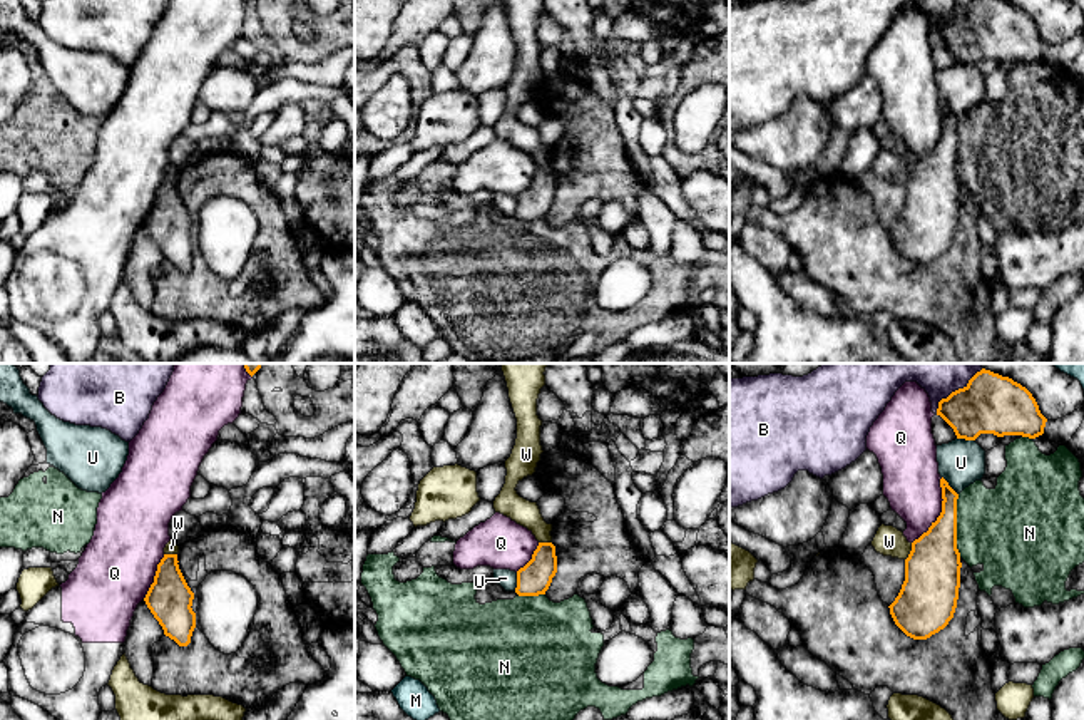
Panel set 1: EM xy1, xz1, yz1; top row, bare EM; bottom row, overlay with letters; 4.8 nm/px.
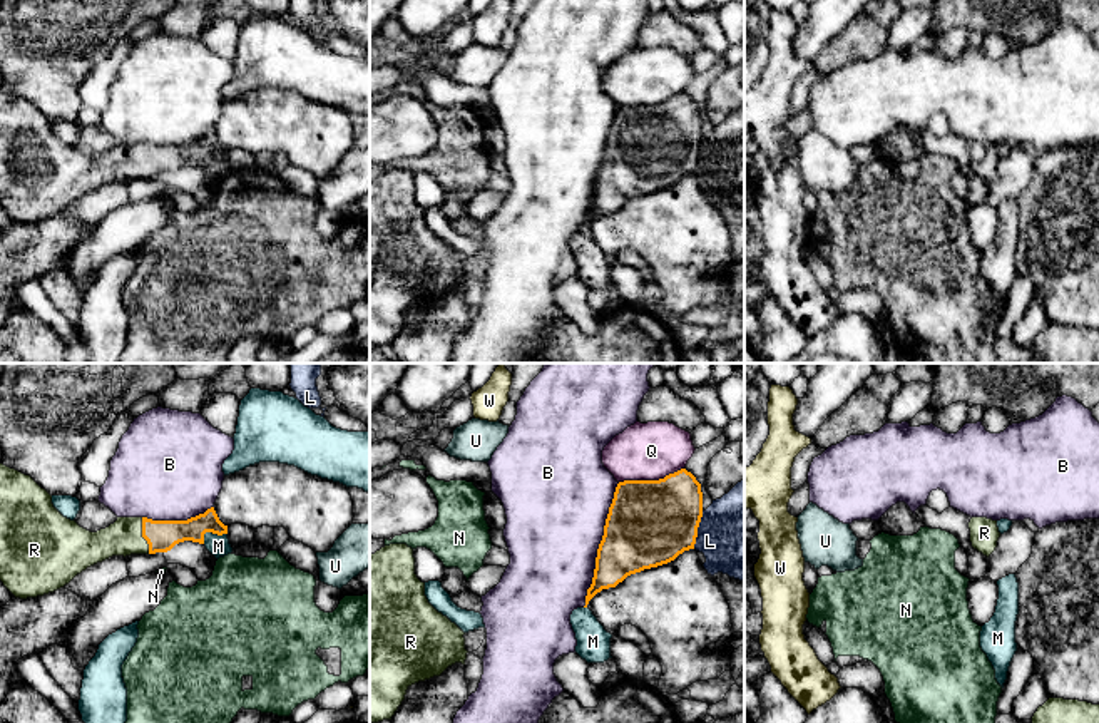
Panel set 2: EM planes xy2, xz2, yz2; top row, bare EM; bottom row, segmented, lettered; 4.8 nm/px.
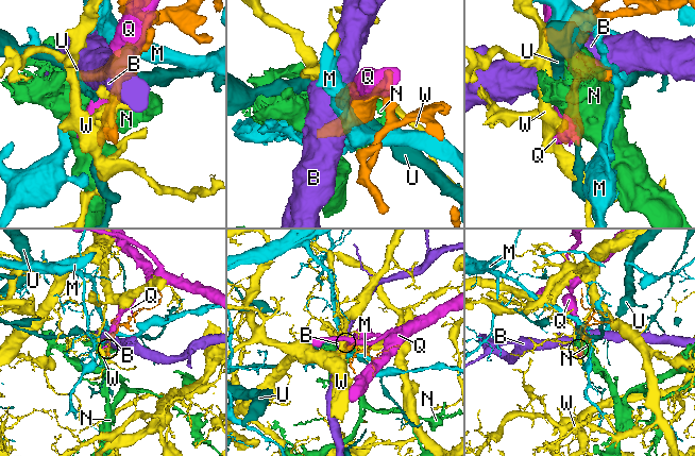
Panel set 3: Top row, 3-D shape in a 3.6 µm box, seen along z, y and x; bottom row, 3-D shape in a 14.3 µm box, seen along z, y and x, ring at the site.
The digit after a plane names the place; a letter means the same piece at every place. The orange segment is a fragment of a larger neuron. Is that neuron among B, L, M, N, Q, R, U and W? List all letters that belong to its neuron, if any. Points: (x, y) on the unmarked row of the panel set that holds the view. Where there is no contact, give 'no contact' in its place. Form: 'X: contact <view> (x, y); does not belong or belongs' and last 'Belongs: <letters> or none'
B: contact xz2 (599, 169); does not belong
L: contact xz2 (696, 154); does not belong
M: contact xy2 (211, 156); does not belong
N: contact yz1 (956, 151); does not belong
Q: contact yz1 (942, 136); does not belong
R: contact xy2 (143, 161); belongs
U: contact xz1 (517, 206); does not belong
W: contact yz1 (910, 176); does not belong
Belongs: R

